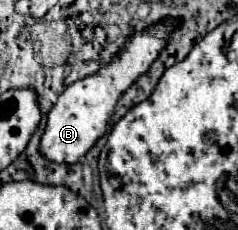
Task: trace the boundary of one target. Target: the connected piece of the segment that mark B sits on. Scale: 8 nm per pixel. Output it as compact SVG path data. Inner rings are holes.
M167 20L147 28L145 32L131 36L125 50L117 54L111 64L101 68L95 76L89 76L85 80L67 86L47 116L47 126L41 136L39 152L55 164L81 162L85 154L93 148L93 144L107 132L107 122L121 94L137 80L137 76L141 76L151 66L159 50L165 46L165 36L169 34L169 30L173 30L173 26L175 20Z

